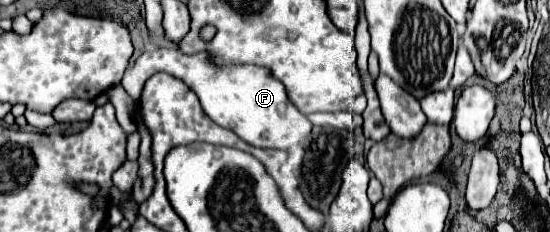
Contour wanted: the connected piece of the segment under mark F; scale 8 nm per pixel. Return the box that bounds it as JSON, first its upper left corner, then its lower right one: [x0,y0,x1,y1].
[121,47,311,203]

